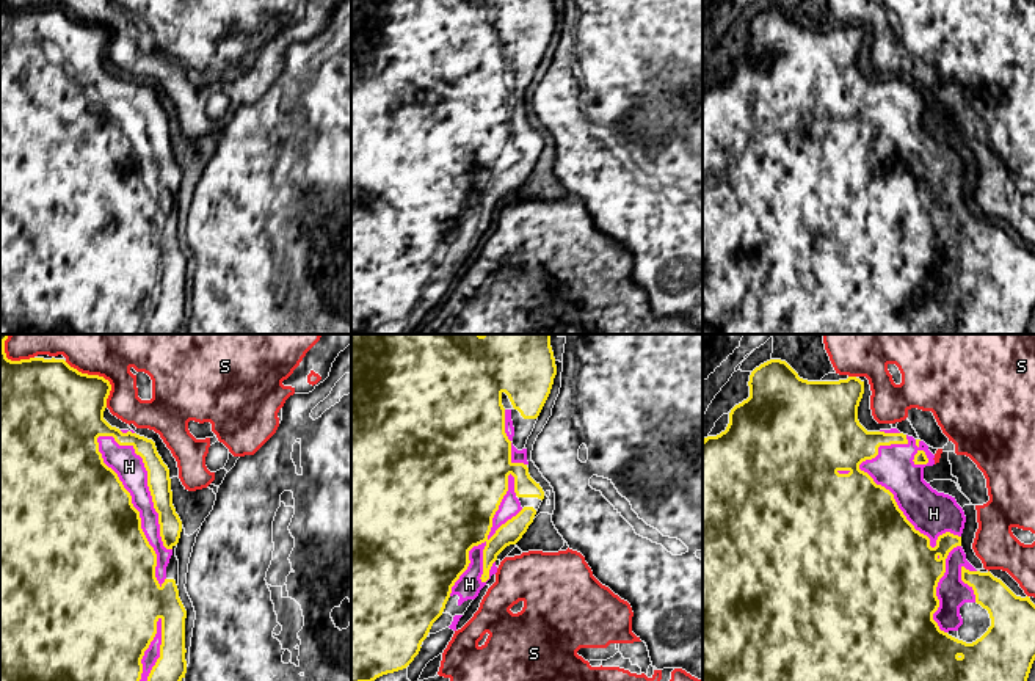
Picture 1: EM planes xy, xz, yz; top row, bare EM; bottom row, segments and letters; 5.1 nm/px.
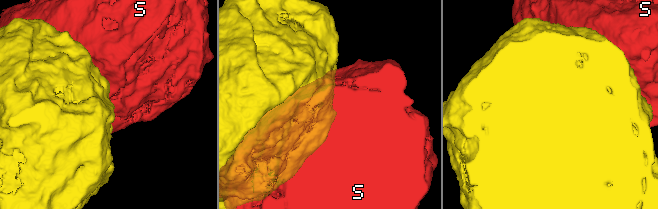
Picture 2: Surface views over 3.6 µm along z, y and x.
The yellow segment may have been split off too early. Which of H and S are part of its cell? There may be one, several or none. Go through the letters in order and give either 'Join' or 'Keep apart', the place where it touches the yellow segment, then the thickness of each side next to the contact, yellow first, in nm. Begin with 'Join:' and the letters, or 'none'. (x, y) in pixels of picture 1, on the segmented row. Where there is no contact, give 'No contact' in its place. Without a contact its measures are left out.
Join: H
H: Join. Touches yellow at xy (138, 512). Thickness 480 nm (yellow) against 150 nm
S: Keep apart. Touches yellow at xy (98, 375). Thickness 420 nm (yellow) against 420 nm

